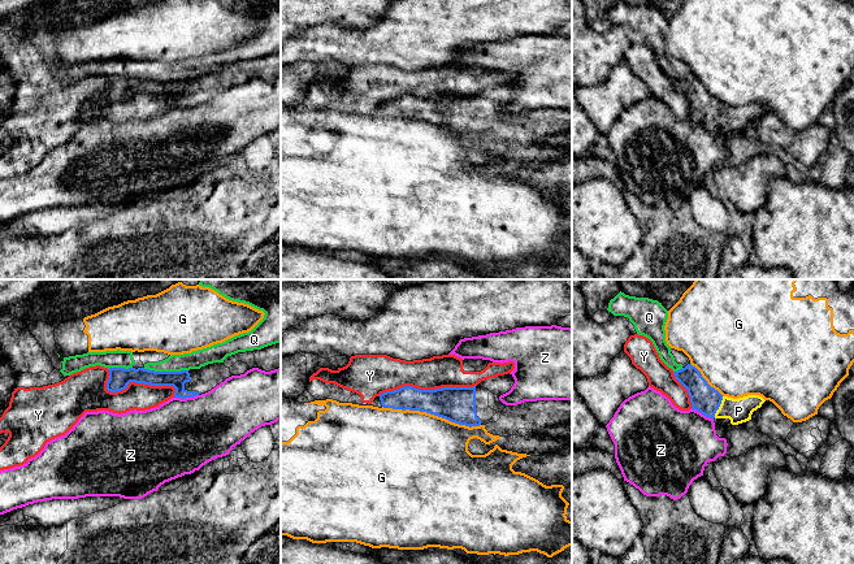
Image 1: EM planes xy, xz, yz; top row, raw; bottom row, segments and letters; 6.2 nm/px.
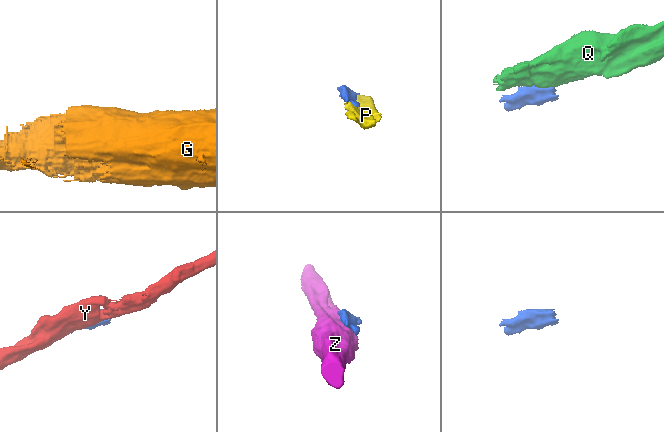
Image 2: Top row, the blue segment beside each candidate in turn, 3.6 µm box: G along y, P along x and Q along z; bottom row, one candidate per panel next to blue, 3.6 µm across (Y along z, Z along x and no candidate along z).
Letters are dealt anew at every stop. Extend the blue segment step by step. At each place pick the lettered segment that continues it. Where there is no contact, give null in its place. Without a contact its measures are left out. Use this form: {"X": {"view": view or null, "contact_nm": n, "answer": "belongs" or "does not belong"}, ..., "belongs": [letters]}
{"G": {"view": "xz", "contact_nm": 600, "answer": "does not belong"}, "P": {"view": "yz", "contact_nm": 150, "answer": "belongs"}, "Q": {"view": "xy", "contact_nm": 280, "answer": "does not belong"}, "Y": {"view": "xy", "contact_nm": 460, "answer": "does not belong"}, "Z": {"view": "xy", "contact_nm": 150, "answer": "does not belong"}, "belongs": ["P"]}

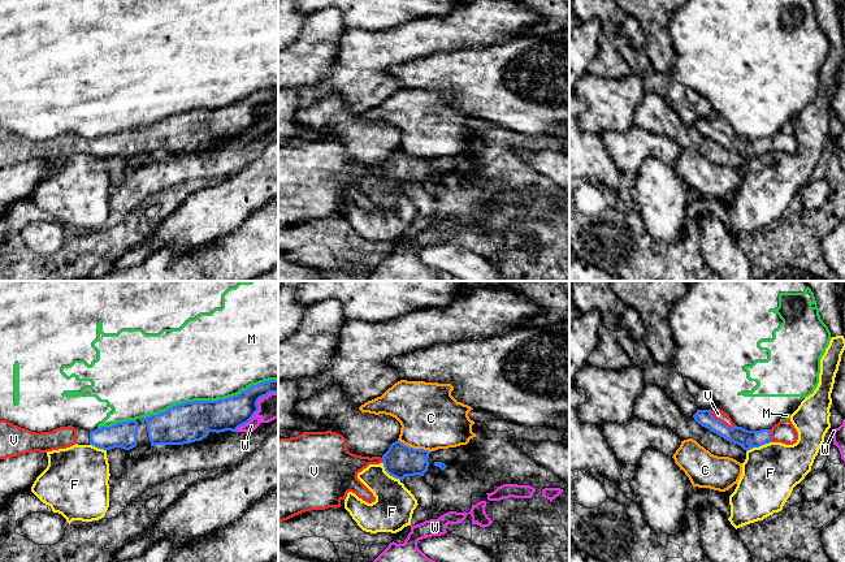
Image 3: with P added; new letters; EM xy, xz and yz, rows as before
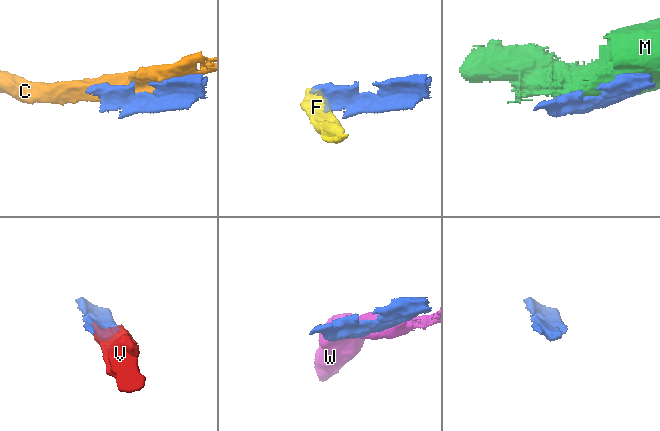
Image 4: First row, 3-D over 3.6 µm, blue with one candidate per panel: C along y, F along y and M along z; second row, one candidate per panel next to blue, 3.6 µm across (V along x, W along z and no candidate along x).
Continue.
{"C": {"view": "xz", "contact_nm": 240, "answer": "does not belong"}, "F": {"view": "yz", "contact_nm": 170, "answer": "does not belong"}, "M": {"view": "xy", "contact_nm": 900, "answer": "does not belong"}, "V": {"view": "yz", "contact_nm": 180, "answer": "belongs"}, "W": {"view": "xy", "contact_nm": 360, "answer": "does not belong"}, "belongs": ["V"]}

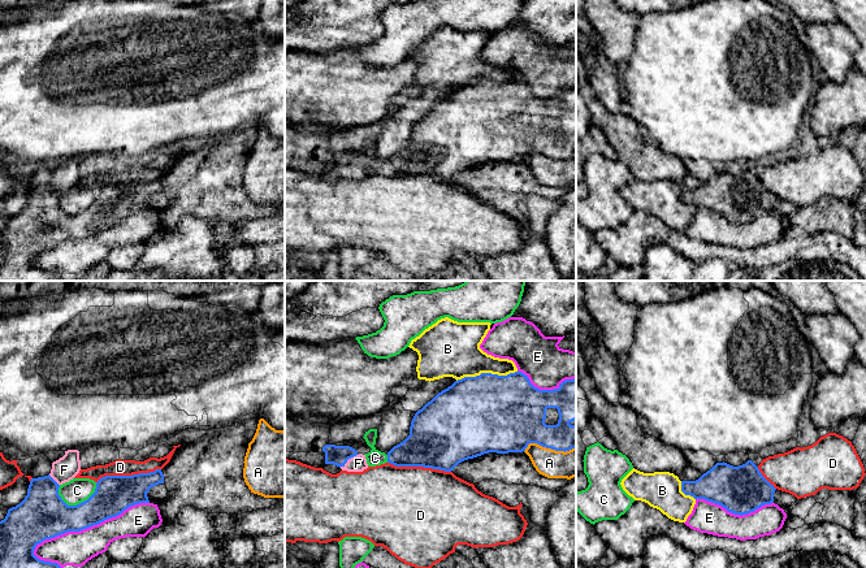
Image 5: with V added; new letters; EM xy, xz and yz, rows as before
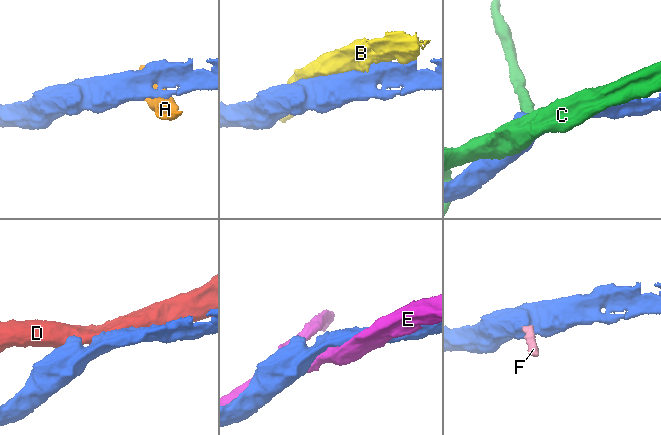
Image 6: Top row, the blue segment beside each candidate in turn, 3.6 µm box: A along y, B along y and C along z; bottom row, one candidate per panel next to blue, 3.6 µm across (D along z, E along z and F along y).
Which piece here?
{"A": {"view": "xz", "contact_nm": 320, "answer": "does not belong"}, "B": {"view": "xz", "contact_nm": 380, "answer": "does not belong"}, "C": {"view": "xy", "contact_nm": 260, "answer": "does not belong"}, "D": {"view": "xy", "contact_nm": 400, "answer": "does not belong"}, "E": {"view": "xy", "contact_nm": 800, "answer": "does not belong"}, "F": {"view": "xz", "contact_nm": 150, "answer": "belongs"}, "belongs": ["F"]}

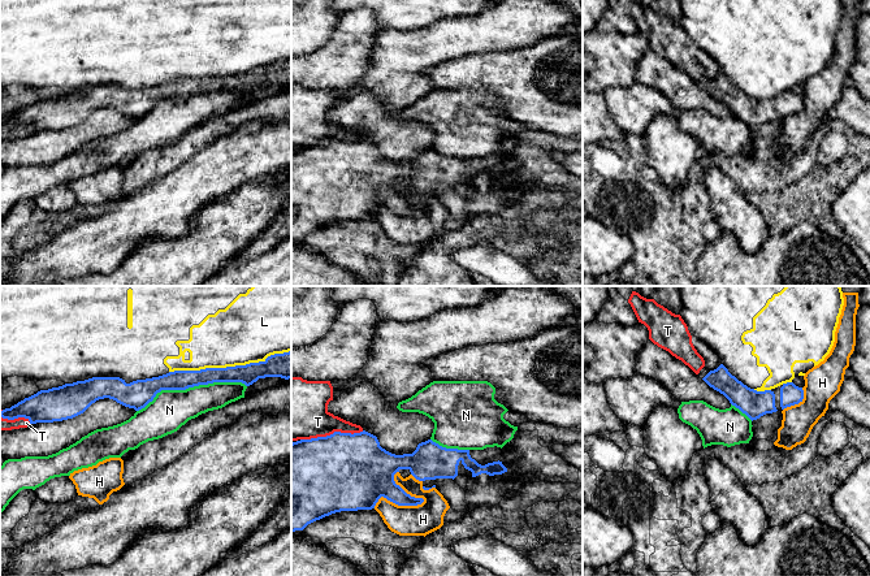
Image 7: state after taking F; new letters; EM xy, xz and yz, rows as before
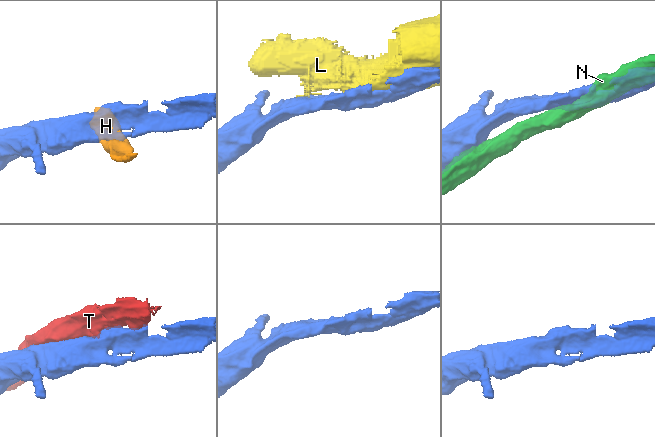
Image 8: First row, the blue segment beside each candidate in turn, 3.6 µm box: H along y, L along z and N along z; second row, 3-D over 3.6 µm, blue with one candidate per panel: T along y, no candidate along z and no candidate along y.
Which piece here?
{"H": {"view": "xz", "contact_nm": 320, "answer": "does not belong"}, "L": {"view": "xy", "contact_nm": 750, "answer": "does not belong"}, "N": {"view": "xy", "contact_nm": 700, "answer": "does not belong"}, "T": {"view": "xz", "contact_nm": 400, "answer": "does not belong"}, "belongs": []}

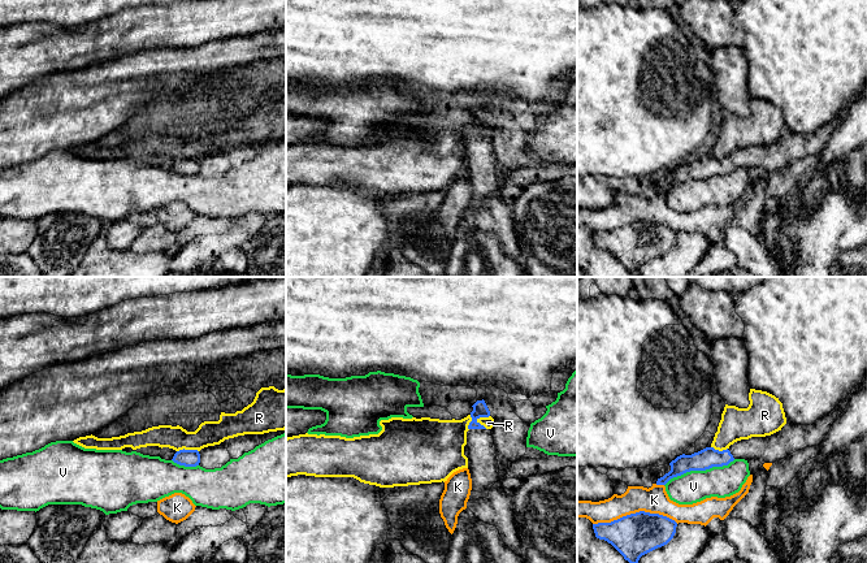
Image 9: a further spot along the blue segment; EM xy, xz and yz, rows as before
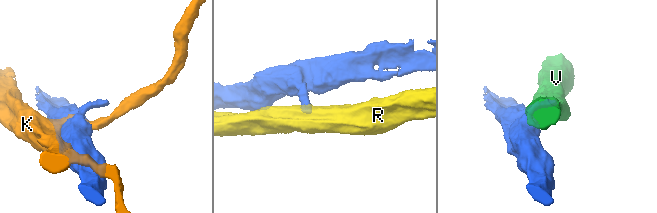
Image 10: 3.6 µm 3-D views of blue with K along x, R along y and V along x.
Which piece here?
{"K": {"view": "yz", "contact_nm": 550, "answer": "does not belong"}, "R": {"view": "xz", "contact_nm": 100, "answer": "does not belong"}, "V": {"view": "yz", "contact_nm": 460, "answer": "does not belong"}, "belongs": []}

